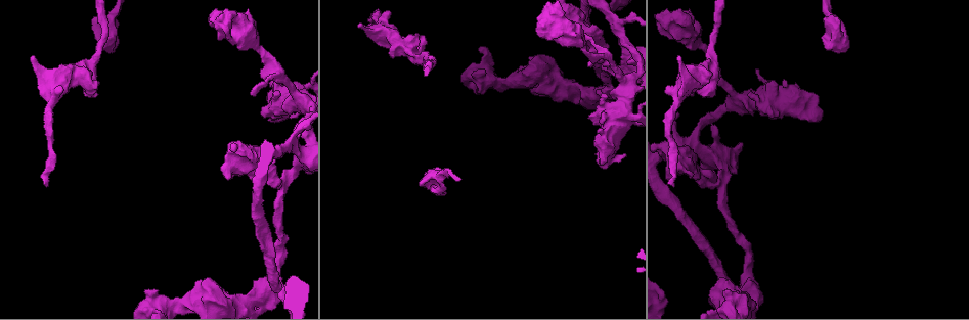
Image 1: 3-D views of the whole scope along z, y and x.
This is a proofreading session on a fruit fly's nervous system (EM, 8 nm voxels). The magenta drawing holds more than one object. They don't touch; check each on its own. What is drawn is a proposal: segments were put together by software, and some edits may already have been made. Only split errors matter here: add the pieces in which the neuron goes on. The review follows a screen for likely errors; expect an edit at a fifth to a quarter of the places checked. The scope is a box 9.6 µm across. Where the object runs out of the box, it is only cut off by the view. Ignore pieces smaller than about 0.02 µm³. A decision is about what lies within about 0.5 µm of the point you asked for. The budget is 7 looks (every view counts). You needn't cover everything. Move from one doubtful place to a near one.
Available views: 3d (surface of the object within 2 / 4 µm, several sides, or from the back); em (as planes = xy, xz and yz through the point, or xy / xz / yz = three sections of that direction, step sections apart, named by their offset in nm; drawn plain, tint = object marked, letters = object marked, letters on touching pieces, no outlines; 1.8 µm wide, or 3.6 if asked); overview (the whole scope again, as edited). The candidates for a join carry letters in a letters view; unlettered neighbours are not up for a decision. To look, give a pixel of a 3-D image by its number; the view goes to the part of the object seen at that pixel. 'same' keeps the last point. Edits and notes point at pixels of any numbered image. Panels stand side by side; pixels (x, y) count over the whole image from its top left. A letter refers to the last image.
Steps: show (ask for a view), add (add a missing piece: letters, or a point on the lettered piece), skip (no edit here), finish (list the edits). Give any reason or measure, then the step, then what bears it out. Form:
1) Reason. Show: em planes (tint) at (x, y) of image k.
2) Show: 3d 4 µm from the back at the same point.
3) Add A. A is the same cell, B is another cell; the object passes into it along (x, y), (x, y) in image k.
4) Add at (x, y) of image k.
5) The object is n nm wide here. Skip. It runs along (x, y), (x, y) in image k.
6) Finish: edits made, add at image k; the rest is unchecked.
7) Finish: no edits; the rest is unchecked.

Branch stops here. Show: em planes (letters) at (117, 25) of image 1.

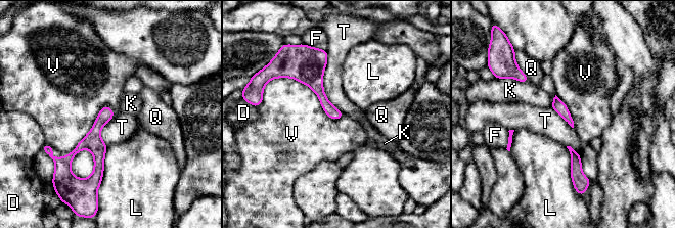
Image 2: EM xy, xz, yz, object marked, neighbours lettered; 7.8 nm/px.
Skip. D, F, K, L, Q, T and V are other cells; it runs along (106, 108), (96, 128), (96, 175) in image 2; none of them fits.

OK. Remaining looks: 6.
Branch stops here. Show: 3d 4 µm at (276, 291) of image 1.

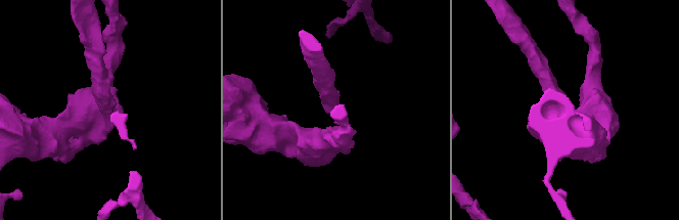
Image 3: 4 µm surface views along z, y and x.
Show: em xz step 4 (letters) at (110, 112) of image 3.

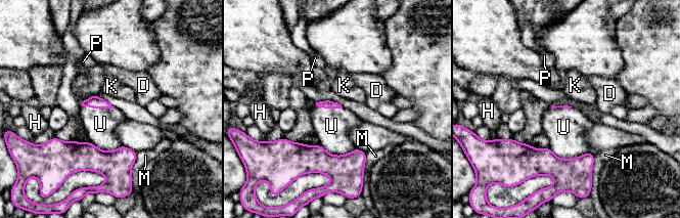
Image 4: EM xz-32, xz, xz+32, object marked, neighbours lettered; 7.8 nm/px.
Add U. U is the same cell, D, H, K, M and P are other cells; the neuron continues.

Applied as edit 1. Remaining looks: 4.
See it whole again. Show: overview.

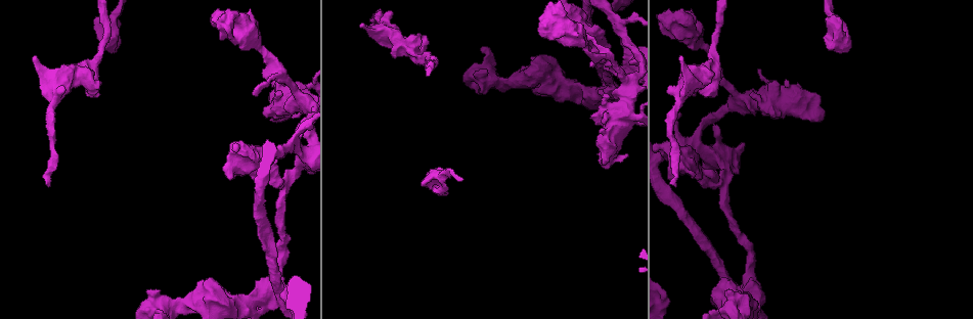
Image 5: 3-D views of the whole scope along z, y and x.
Abrupt turn. Show: 3d 2 µm at (611, 69) of image 5.

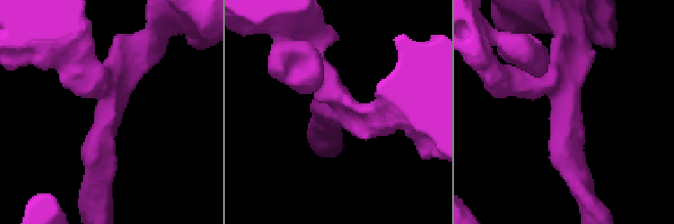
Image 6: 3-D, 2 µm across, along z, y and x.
3 arms meet here; the arms are 220, 260, 280 nm wide; shape alone is not enough. Show: em xz step 8 (tint) at (568, 84) of image 6.

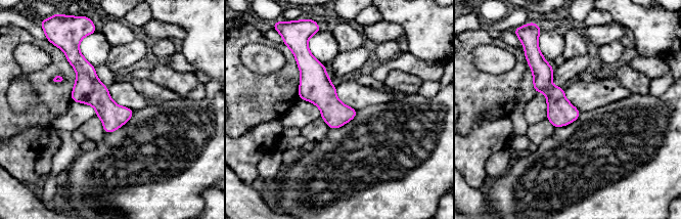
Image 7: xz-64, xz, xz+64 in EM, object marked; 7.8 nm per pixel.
Show: em planes (letters) at the same point.

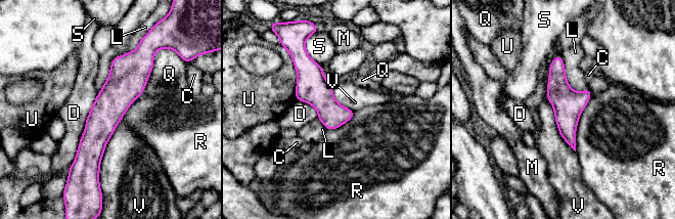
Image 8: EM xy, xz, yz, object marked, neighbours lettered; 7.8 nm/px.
The object is 200 nm wide here. Skip. C, D, L, M, Q, R, S, U and V are other cells; no lettered piece goes on from it.

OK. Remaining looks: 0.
Finish: edits made, add at image 4; the rest is unchecked.

